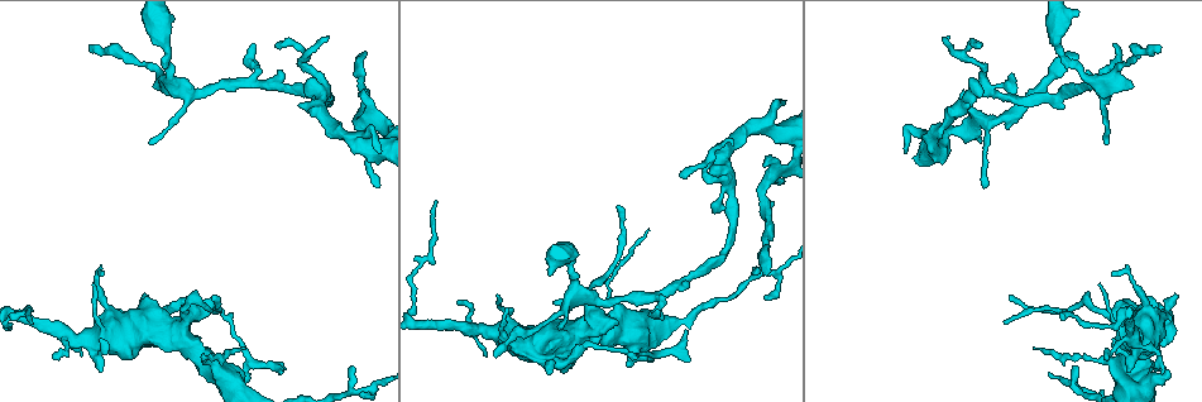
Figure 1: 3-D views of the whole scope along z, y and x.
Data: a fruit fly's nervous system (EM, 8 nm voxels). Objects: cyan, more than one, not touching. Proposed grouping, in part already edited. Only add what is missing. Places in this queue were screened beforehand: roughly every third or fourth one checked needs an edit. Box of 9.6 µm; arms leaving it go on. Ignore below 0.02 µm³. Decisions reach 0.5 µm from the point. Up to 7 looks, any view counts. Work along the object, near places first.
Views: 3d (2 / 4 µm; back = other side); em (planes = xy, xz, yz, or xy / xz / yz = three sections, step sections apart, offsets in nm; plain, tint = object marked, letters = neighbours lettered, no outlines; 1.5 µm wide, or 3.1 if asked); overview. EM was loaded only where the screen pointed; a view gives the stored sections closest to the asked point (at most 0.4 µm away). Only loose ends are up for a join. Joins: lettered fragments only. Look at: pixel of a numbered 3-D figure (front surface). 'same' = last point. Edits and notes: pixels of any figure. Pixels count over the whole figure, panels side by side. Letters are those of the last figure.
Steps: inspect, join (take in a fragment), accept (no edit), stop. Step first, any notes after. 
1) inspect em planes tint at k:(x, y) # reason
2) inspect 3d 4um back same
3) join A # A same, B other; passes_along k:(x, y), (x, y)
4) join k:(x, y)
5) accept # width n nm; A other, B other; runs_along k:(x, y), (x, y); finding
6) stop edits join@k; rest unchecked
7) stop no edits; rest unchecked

inspect 3d 2um at 1:(1175, 296) # an open end

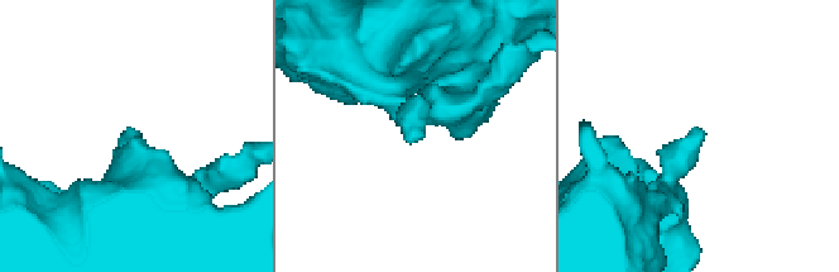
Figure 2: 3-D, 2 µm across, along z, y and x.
inspect em planes plain at 2:(126, 128) # shape alone is not enough

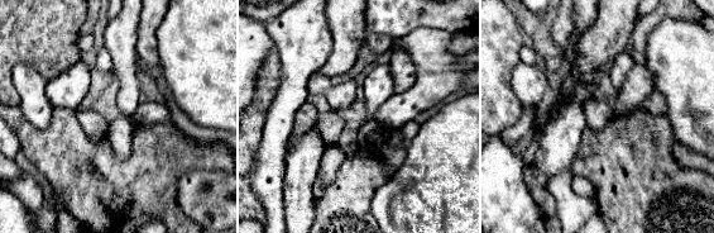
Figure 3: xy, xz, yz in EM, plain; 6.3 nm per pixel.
inspect em planes letters same # what lies round it

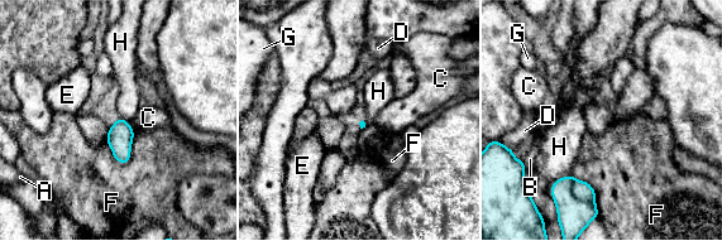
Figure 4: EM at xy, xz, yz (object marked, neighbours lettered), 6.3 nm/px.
accept # A other, B other, C other, D other, E other, F other, G other, H other; border 4:(564, 176), (558, 178), (551, 186); none of them fits

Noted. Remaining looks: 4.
inspect em planes letters at 1:(1073, 369) # tapers out

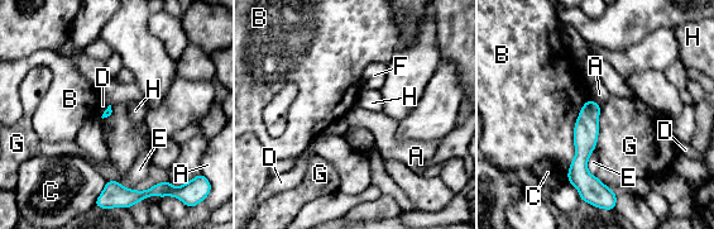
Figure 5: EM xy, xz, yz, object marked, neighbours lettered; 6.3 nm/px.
accept # A other, B other, C other, D other, E other, F other, G other, H other; runs_along 5:(592, 104), (581, 156), (581, 190); no lettered fragment goes on from it

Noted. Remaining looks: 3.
inspect em yz step 8 tint at 1:(1011, 300) # thin end

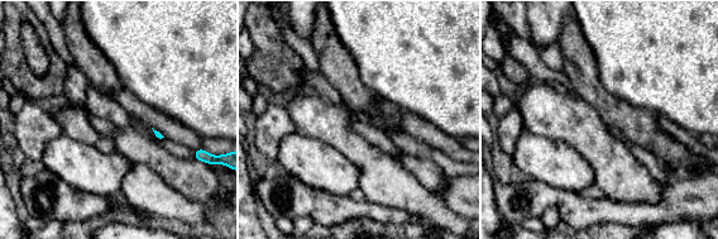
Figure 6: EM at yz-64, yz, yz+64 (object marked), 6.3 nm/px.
inspect em planes letters same # another direction

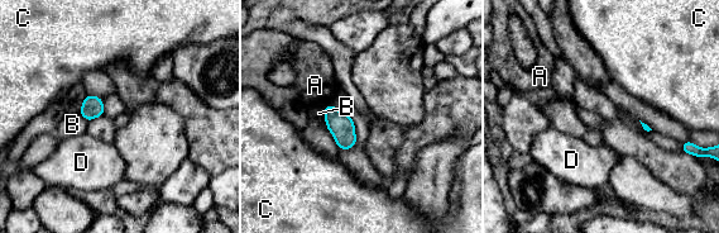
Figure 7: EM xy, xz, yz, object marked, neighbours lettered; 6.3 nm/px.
accept # A other, B other, C other, D other; border 7:(324, 105), (324, 120), (327, 127); no lettered fragment goes on from it

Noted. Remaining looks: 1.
stop no edits; rest unchecked

